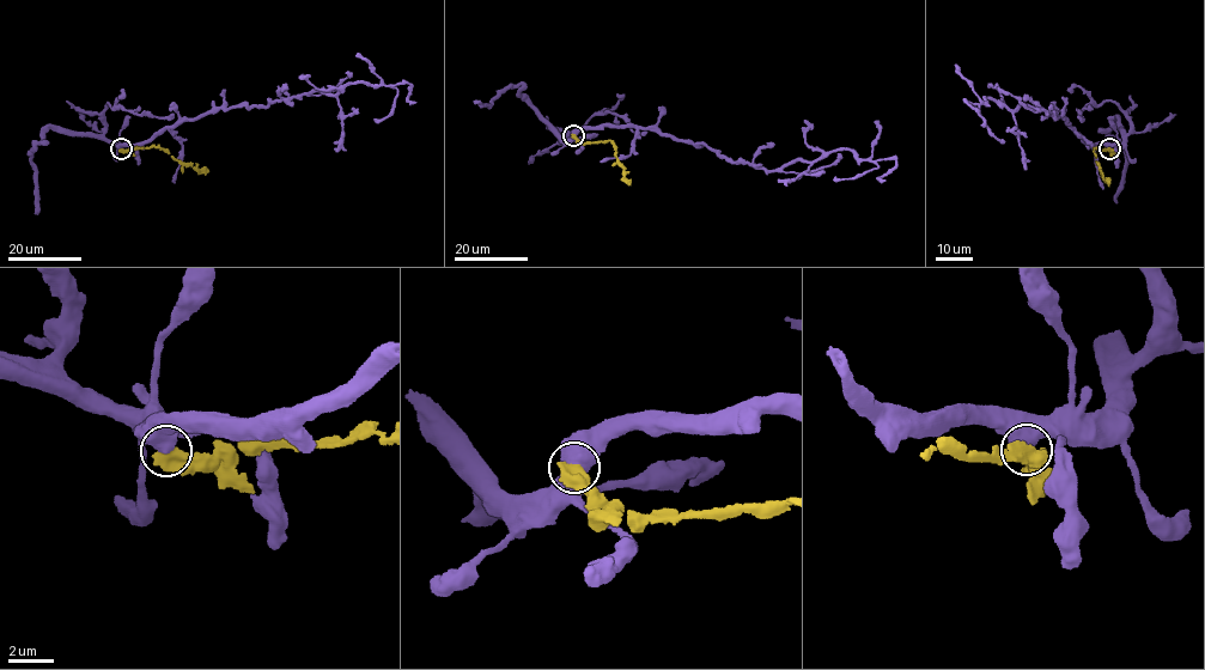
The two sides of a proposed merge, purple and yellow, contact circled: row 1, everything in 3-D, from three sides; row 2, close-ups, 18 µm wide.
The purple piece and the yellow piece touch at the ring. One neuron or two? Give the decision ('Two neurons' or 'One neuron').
Two neurons

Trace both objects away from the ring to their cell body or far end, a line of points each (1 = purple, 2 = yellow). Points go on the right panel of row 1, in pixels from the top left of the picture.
1: (1109, 148), (1082, 142), (1062, 115), (1053, 119), (1022, 105), (1010, 110), (984, 98), (979, 116), (1004, 141)
2: (1109, 148), (1093, 150), (1108, 183)

